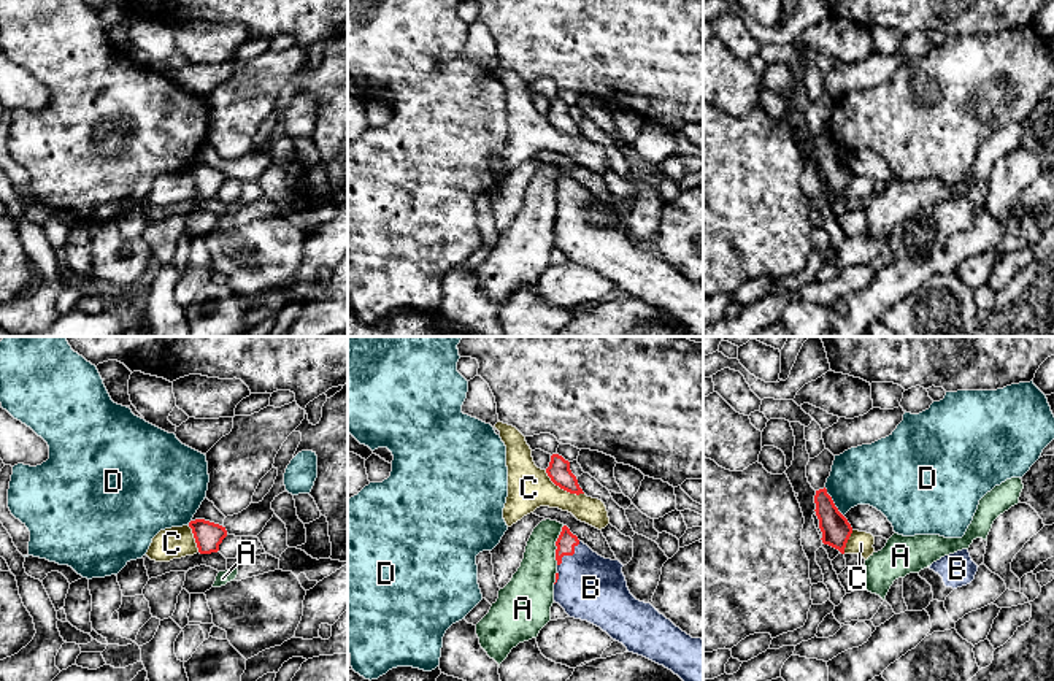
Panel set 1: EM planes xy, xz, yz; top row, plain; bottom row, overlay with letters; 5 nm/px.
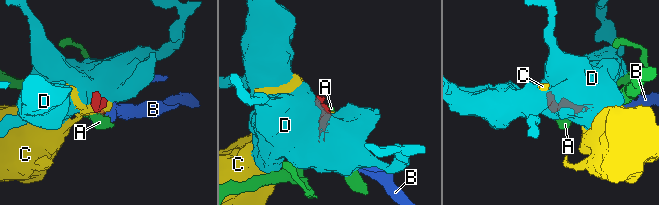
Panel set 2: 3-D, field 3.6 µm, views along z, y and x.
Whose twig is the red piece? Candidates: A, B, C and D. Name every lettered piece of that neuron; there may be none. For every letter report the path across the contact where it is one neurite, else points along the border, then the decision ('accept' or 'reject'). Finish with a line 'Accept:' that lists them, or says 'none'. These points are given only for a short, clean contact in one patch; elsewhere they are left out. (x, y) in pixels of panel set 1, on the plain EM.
A: along xz (564, 170), (556, 186), (556, 208) | reject
B: across xz (565, 188), (569, 199), (591, 232) | accept
C: along xz (545, 115), (561, 132), (583, 138) | reject
D: reject
Accept: B

